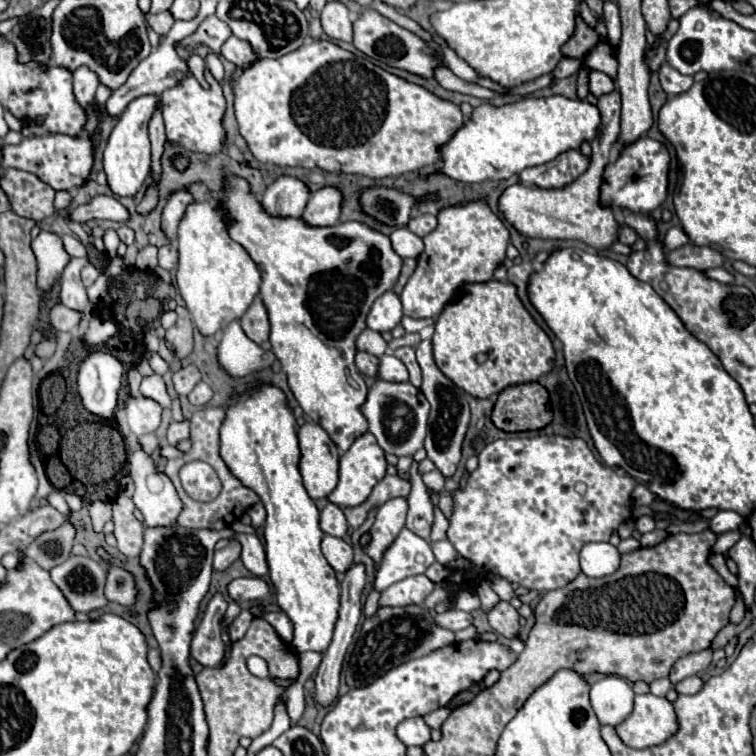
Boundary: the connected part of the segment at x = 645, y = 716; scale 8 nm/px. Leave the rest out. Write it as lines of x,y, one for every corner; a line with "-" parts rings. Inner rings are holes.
637,694
633,712
615,726
615,732
629,748
649,748
665,742
677,732
677,716
667,698

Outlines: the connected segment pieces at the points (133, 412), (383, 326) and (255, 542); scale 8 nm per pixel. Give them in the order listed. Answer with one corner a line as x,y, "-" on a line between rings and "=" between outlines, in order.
129,398
125,406
125,418
133,434
151,434
161,424
161,406
149,398
=
389,290
379,300
375,300
367,316
367,326
375,332
387,332
393,330
401,322
401,318
403,318
401,300
393,290
=
237,534
235,538
243,546
241,560
243,560
245,568
251,570
255,576
267,574
269,568
267,568
267,560
265,560
265,548
263,548
263,542
257,538
257,534

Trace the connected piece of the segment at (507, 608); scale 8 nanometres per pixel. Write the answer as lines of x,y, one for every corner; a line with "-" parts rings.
497,602
489,612
487,620
495,632
499,632
505,638
517,638
519,636
519,614
509,602

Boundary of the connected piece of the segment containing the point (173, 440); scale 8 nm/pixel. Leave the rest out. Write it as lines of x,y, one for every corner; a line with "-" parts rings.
181,420
181,422
171,422
167,428
167,442
171,446
175,446
179,440
187,440
189,438
189,420

